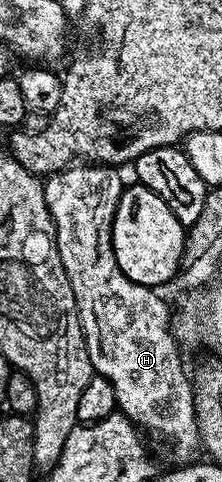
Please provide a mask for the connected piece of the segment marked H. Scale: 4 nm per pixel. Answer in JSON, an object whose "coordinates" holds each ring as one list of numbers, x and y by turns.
{"coordinates":[[72,164,67,169,50,175,43,182,45,204,55,225,55,239,61,252,61,264,65,264,73,296,77,300,92,371,113,384,118,413,134,422,140,431,148,435,151,433,165,445,171,446,173,457,191,460,196,457,195,449,198,451,201,443,193,404,193,382,189,377,189,370,187,374,186,368,183,367,183,358,179,355,180,343,175,341,173,310,171,314,166,300,159,295,162,293,129,280,129,276,121,272,117,256,113,252,113,220,125,189,125,181,123,182,119,173,113,166]]}

